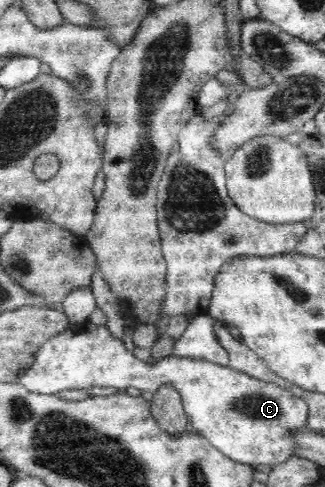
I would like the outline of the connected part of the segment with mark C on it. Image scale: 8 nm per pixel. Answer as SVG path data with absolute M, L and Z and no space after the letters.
M88 320L81 325L69 324L63 332L49 338L36 352L35 360L20 377L20 383L28 391L46 395L91 386L133 387L154 394L161 385L175 385L194 433L203 436L231 461L252 467L277 466L295 456L297 441L293 432L303 430L308 424L306 400L278 384L256 379L236 371L230 365L173 354L142 362L127 350L123 340L111 335L106 325Z

